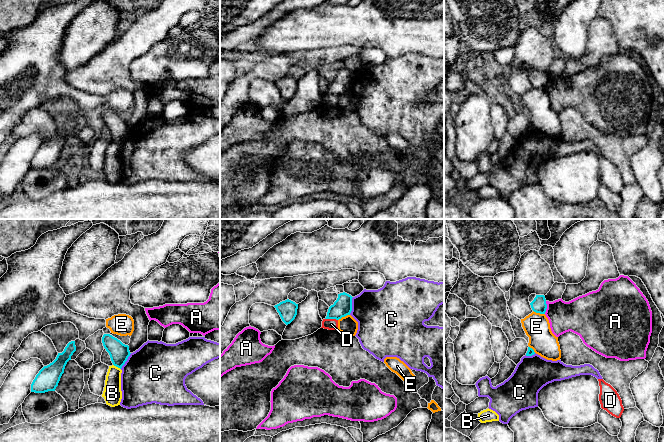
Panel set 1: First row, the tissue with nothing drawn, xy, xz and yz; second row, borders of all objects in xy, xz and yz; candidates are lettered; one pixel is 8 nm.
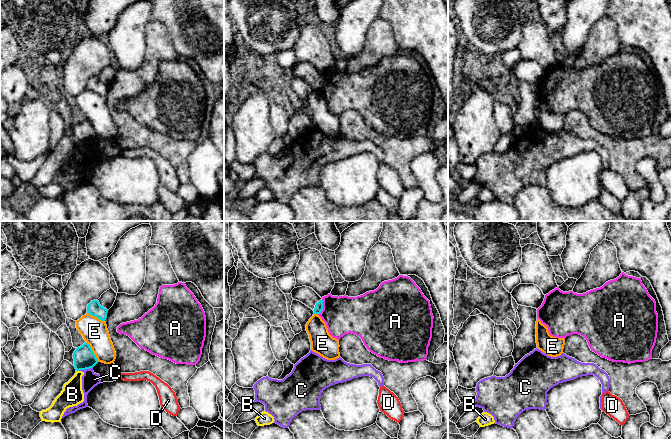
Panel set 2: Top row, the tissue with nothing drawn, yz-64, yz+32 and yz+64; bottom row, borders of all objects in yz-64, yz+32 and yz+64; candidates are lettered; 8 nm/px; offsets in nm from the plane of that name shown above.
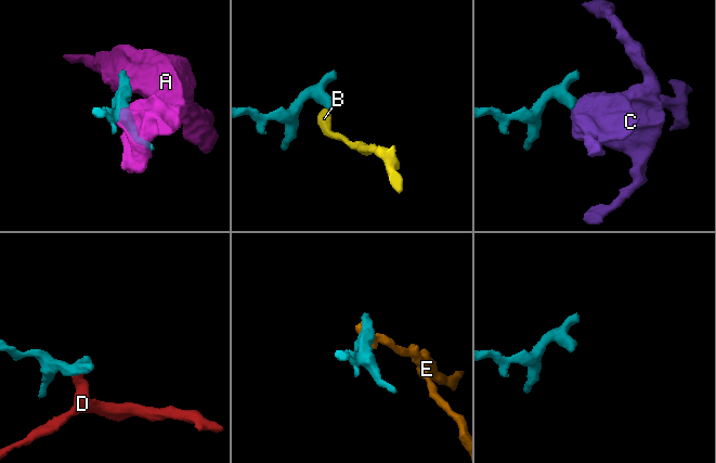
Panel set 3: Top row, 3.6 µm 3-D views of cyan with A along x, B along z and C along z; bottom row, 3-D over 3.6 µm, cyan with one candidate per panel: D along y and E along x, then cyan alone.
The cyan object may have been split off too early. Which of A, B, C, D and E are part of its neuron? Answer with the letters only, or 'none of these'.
none of these

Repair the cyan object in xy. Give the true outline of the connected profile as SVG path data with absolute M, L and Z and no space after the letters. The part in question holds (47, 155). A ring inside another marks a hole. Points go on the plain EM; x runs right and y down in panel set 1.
M75 117L67 120L62 129L58 129L56 135L47 142L44 142L31 160L31 168L45 169L48 167L55 167L65 142L71 132L76 127Z

